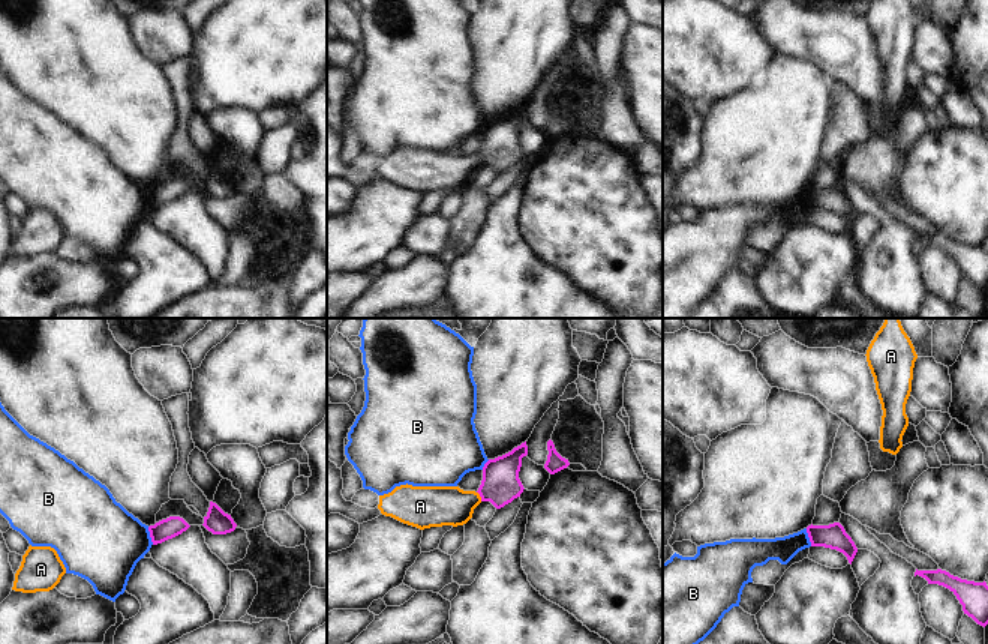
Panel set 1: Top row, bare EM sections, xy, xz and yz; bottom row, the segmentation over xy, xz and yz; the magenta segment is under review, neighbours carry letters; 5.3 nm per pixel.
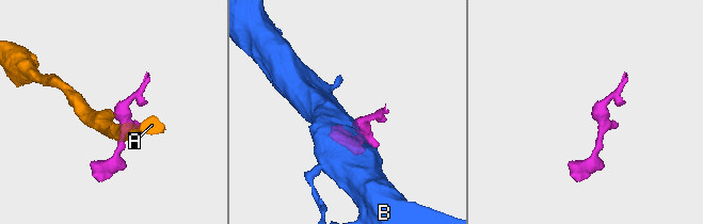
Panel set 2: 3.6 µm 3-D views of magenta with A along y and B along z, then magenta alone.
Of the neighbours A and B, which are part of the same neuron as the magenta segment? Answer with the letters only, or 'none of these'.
A

